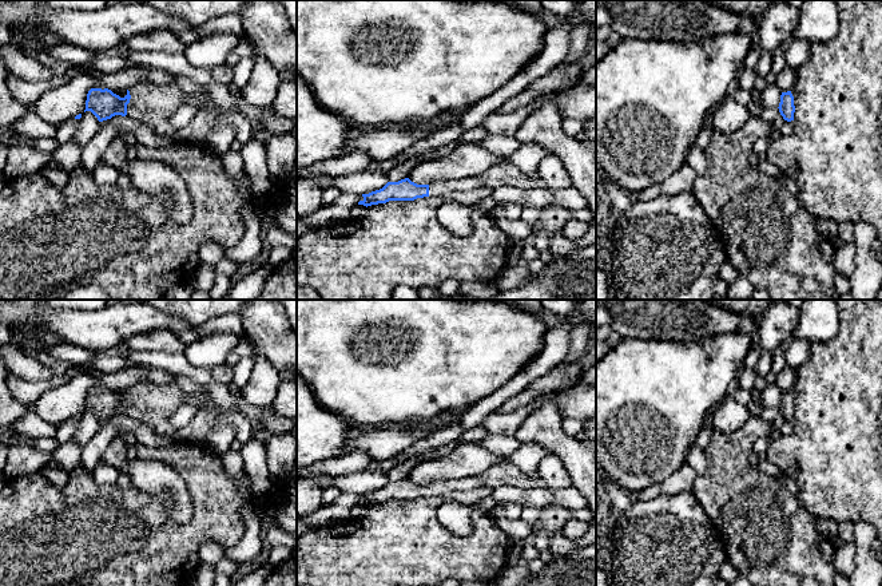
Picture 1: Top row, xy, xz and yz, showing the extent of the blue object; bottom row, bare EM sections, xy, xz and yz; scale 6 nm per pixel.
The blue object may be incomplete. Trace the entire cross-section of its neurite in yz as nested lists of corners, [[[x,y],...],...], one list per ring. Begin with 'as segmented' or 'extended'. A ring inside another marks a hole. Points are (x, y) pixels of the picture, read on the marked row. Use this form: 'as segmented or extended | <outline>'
as segmented | [[[791,91],[782,92],[778,108],[784,120],[787,122],[794,120],[795,106]]]

